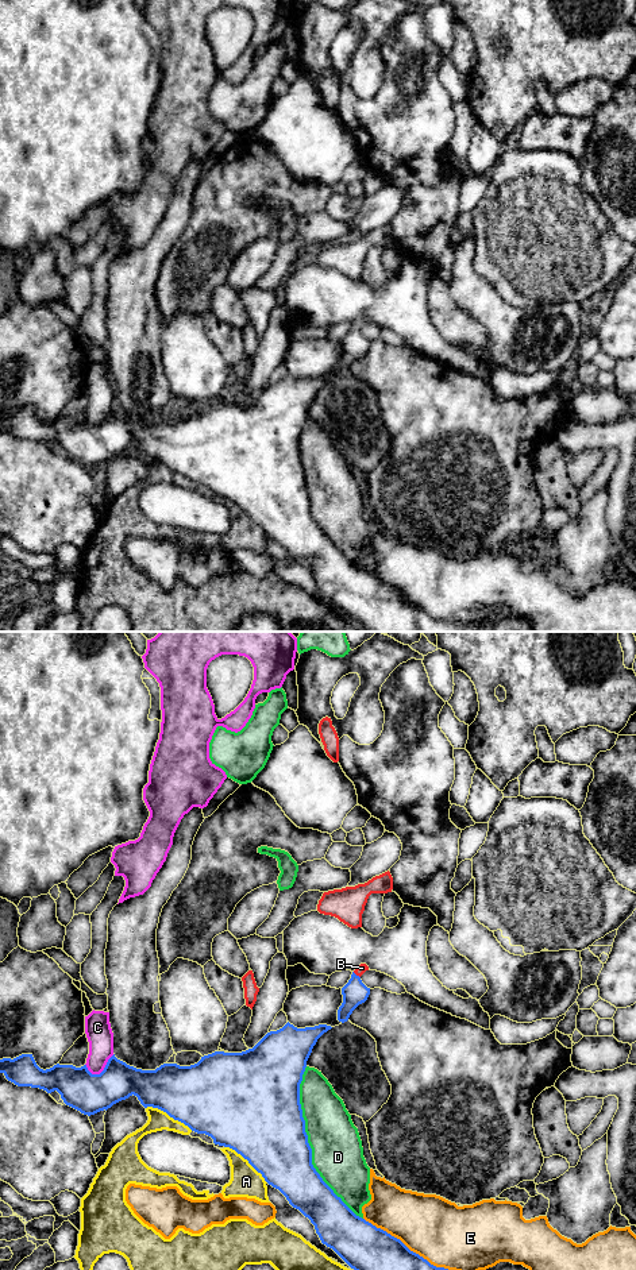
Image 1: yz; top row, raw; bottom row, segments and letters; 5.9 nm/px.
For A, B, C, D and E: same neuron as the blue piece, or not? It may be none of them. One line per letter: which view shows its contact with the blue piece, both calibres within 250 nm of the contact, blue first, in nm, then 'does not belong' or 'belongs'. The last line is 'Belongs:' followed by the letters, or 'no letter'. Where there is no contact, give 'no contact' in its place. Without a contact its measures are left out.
A: contact in yz; calibres 480 and 180 nm; does not belong
B: contact in yz; calibres 150 and 60 nm; belongs
C: contact in yz; calibres 240 and 160 nm; does not belong
D: contact in yz; calibres 440 and 300 nm; does not belong
E: contact in yz; calibres 280 and 380 nm; does not belong
Belongs: B

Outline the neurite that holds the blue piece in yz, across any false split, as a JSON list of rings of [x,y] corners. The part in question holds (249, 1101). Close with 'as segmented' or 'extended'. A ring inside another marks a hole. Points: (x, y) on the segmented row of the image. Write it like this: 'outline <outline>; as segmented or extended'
outline [[[288,1022],[282,1028],[267,1032],[253,1049],[215,1051],[190,1066],[163,1064],[155,1070],[142,1070],[113,1054],[100,1074],[92,1074],[86,1065],[57,1064],[43,1070],[32,1054],[22,1054],[0,1059],[0,1073],[18,1086],[39,1088],[47,1093],[57,1090],[66,1105],[88,1116],[134,1095],[144,1108],[158,1108],[192,1131],[211,1136],[215,1144],[235,1150],[311,1220],[321,1243],[354,1270],[448,1270],[431,1265],[400,1239],[356,1216],[312,1165],[300,1084],[313,1046],[331,1028],[327,1024],[297,1028]]]; as segmented

